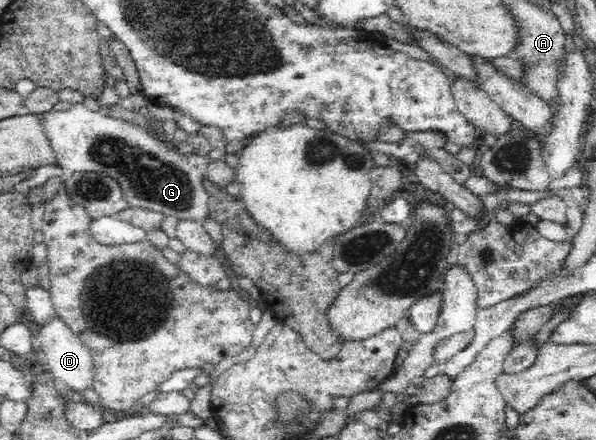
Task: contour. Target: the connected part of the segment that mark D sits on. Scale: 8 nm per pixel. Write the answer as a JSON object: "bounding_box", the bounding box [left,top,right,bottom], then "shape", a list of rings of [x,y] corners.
{"bounding_box":[37,316,94,394],"shape":[[[51,316],[47,321],[39,325],[37,335],[41,339],[42,351],[47,358],[49,374],[57,382],[69,389],[71,394],[77,391],[91,389],[94,363],[87,346],[71,331],[63,319],[59,316]]]}

